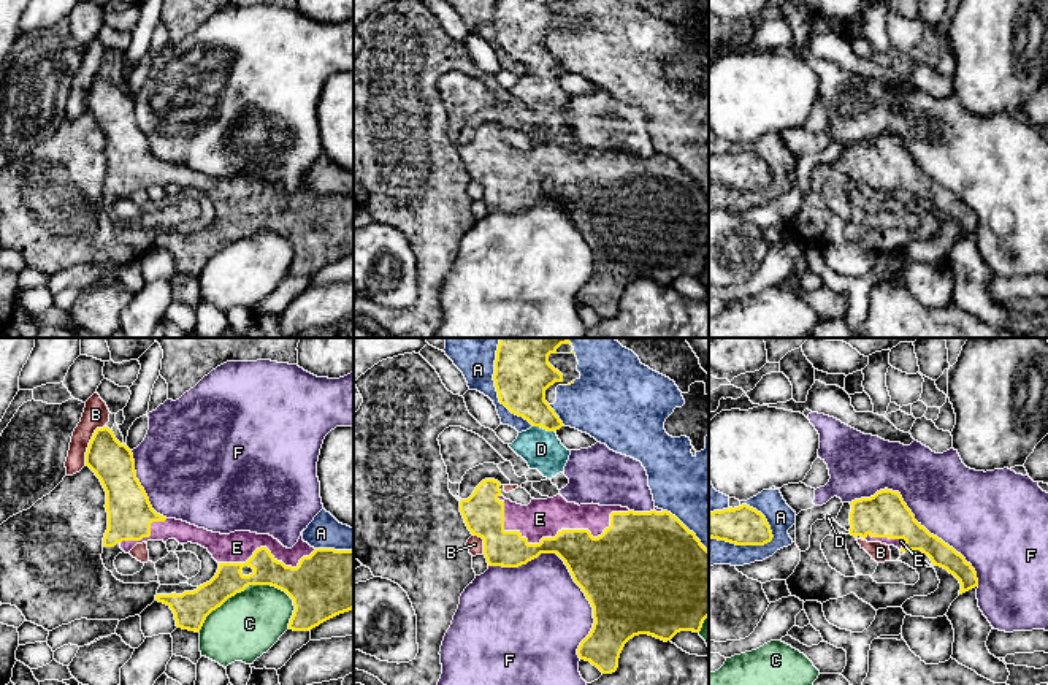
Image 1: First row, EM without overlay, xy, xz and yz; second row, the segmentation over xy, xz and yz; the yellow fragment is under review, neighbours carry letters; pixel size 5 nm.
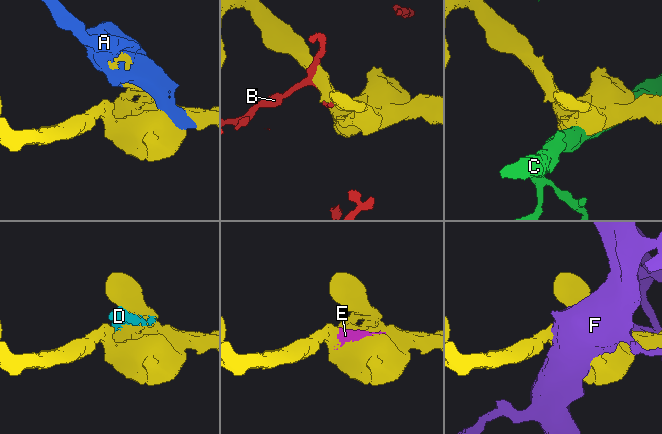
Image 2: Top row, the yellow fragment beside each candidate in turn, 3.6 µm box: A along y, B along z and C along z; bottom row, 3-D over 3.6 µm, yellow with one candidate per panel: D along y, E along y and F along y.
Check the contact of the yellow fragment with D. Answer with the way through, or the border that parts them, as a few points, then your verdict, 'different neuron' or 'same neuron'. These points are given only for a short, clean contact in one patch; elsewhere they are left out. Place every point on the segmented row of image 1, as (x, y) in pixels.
same neuron

